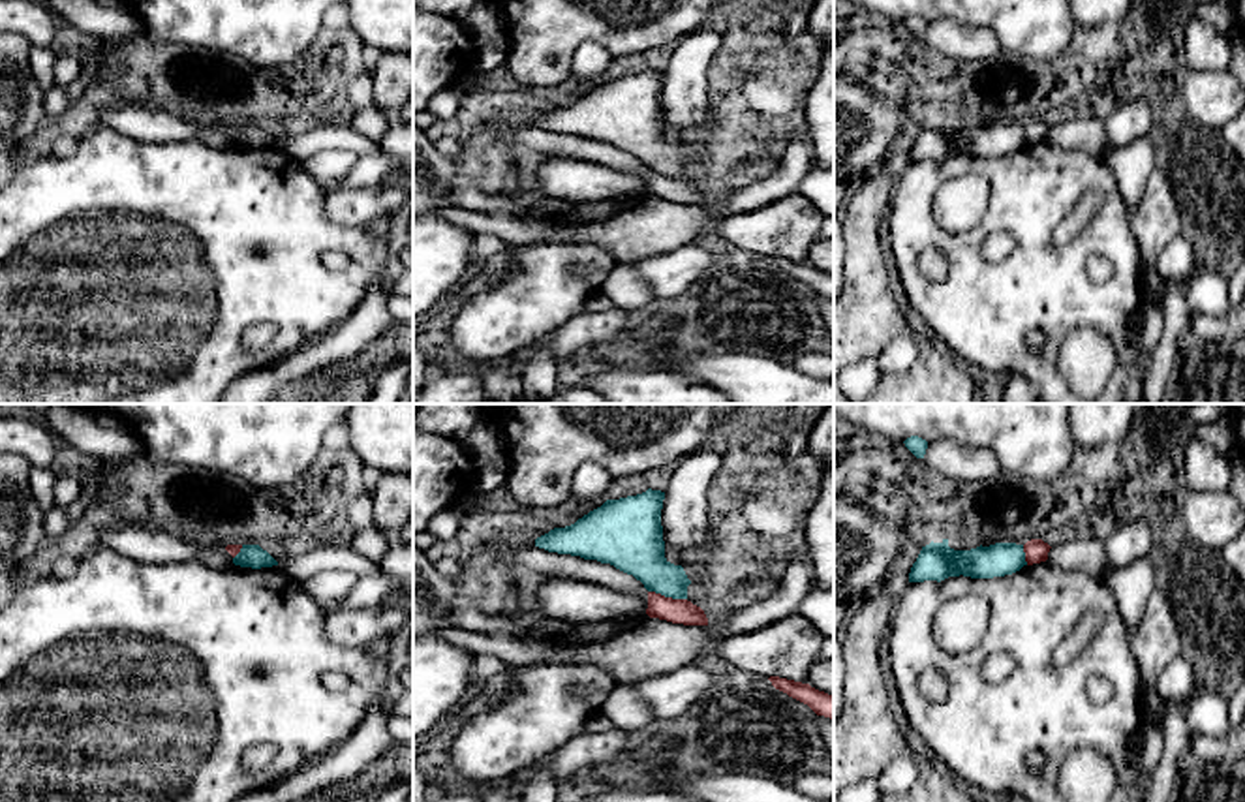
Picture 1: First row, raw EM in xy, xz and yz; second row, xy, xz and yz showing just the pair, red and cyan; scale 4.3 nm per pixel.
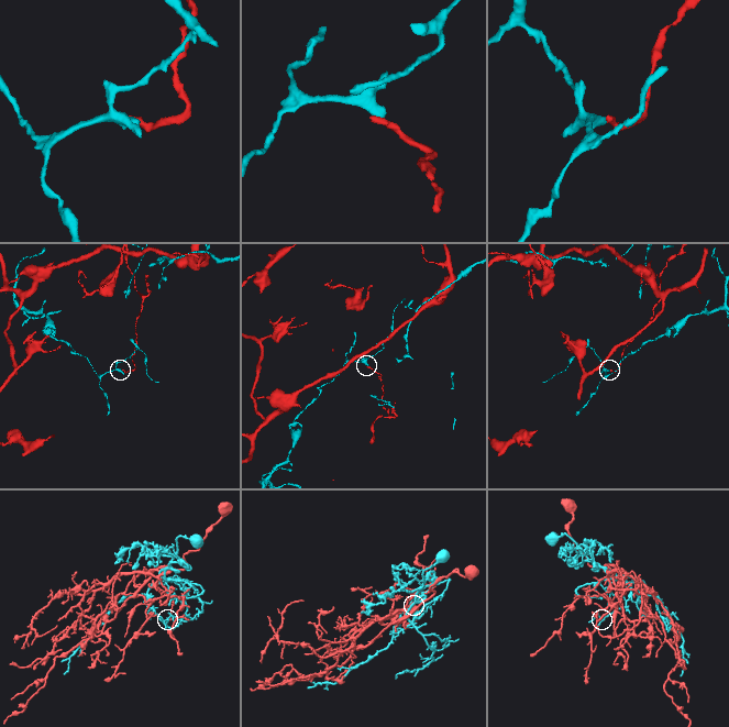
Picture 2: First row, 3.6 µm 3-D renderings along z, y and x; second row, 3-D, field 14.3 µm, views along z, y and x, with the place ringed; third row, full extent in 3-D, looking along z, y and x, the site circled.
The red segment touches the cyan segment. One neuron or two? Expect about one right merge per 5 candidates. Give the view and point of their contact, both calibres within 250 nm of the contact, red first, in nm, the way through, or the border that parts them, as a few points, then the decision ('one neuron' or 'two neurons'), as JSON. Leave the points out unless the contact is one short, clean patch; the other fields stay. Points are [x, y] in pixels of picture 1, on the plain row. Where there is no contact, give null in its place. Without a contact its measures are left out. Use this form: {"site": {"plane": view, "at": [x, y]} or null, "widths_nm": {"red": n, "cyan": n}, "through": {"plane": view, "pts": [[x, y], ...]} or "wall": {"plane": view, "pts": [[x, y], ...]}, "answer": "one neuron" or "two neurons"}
{"site": {"plane": "xz", "at": [667, 177]}, "widths_nm": {"red": 110, "cyan": 220}, "wall": {"plane": "xz", "pts": [[648, 169], [686, 179]]}, "answer": "two neurons"}

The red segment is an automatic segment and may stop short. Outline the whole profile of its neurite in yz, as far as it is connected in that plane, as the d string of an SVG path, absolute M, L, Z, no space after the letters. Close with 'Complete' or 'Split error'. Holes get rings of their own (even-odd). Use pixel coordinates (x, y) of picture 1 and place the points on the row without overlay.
M1031 118L1023 124L1027 145L1040 143L1048 139L1050 124L1042 118Z. Complete

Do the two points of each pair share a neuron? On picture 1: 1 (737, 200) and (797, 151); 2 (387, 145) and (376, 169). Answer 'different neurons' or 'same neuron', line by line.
1: same neuron
2: same neuron

